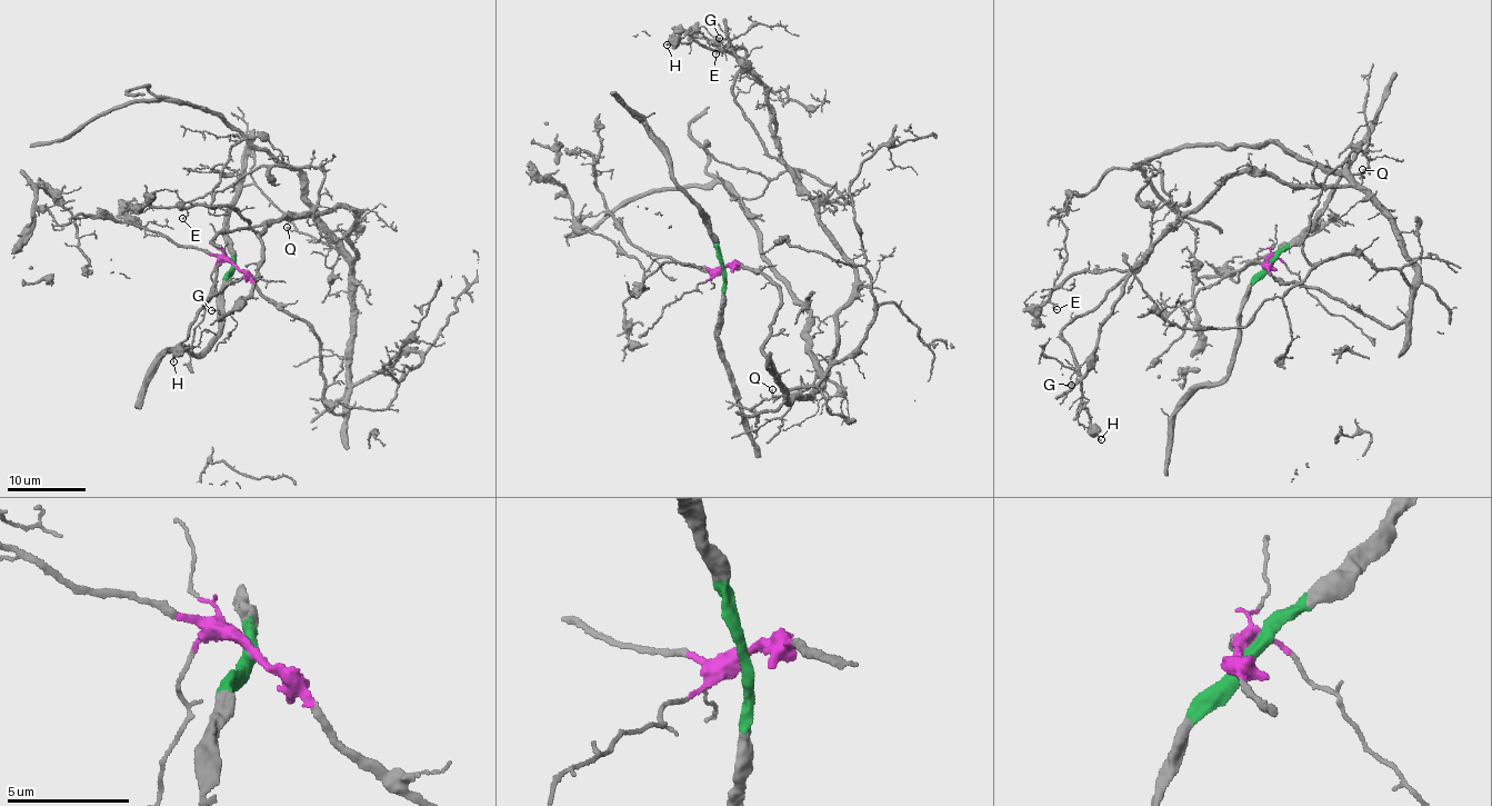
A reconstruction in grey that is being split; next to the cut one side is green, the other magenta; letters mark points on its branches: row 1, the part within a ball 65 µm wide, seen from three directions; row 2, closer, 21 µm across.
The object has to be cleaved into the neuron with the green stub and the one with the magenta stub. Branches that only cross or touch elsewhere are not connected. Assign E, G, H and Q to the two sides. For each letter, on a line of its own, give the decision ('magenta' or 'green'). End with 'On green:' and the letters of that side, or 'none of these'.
E: magenta
G: magenta
H: magenta
Q: magenta
On green: none of these

